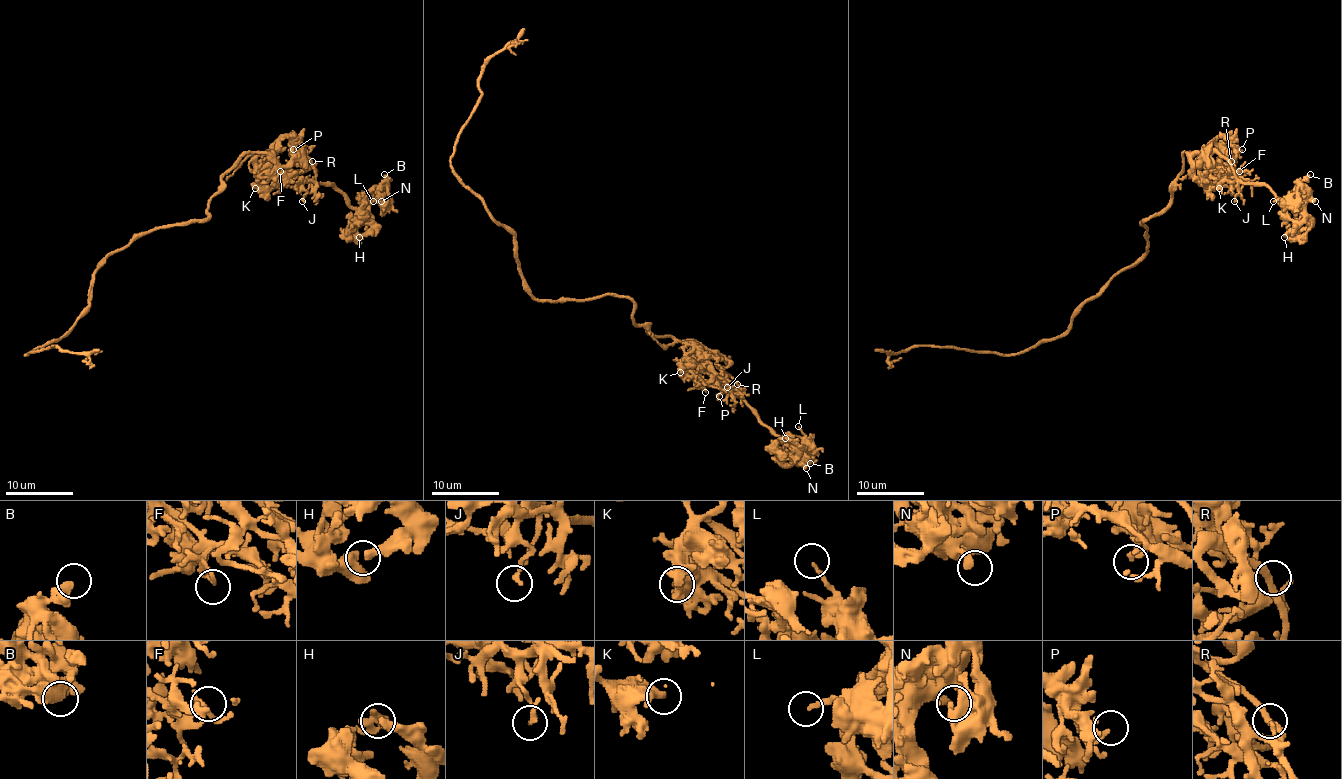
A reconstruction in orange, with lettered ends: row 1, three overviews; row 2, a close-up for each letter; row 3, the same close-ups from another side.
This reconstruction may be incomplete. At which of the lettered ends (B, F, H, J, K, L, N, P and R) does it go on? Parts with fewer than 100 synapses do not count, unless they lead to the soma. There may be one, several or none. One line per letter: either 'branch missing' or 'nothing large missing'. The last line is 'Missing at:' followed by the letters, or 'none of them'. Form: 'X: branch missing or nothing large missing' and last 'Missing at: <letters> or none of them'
B: nothing large missing
F: nothing large missing
H: nothing large missing
J: nothing large missing
K: nothing large missing
L: nothing large missing
N: nothing large missing
P: nothing large missing
R: nothing large missing
Missing at: none of them

